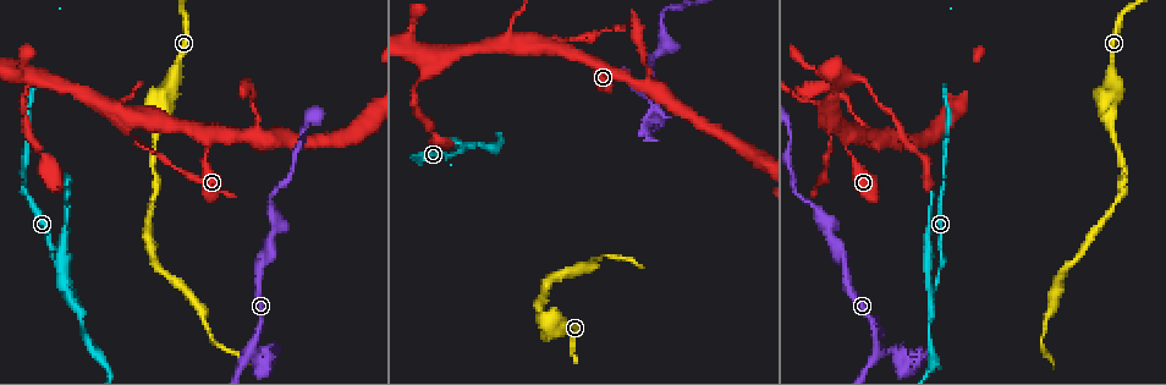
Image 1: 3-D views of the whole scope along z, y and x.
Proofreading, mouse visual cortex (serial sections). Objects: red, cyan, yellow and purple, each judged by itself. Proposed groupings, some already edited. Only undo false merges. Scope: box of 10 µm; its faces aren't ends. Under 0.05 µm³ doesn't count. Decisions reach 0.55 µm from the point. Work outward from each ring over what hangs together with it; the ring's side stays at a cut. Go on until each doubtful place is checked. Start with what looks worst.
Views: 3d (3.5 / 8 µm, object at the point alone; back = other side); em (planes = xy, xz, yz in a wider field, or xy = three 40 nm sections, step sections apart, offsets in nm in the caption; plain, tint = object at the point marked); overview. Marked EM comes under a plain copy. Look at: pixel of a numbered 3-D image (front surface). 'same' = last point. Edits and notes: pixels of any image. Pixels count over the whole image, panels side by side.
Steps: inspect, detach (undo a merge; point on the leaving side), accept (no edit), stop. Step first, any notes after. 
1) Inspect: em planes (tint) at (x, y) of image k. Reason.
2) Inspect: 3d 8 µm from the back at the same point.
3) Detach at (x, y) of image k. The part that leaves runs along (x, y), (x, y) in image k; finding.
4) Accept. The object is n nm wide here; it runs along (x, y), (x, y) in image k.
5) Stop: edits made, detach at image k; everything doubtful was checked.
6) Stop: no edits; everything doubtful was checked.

Inspect: 3d 3.5 µm at (72, 284) of image 1. Sharp bend.

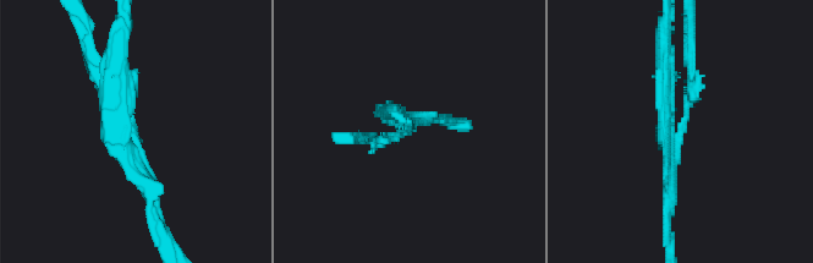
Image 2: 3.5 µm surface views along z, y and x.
Inspect: em xy step 2 (tint) at (129, 133) of image 2. 3 arms meet here; the arms are 150, 200, 250 nm wide; need the tissue.

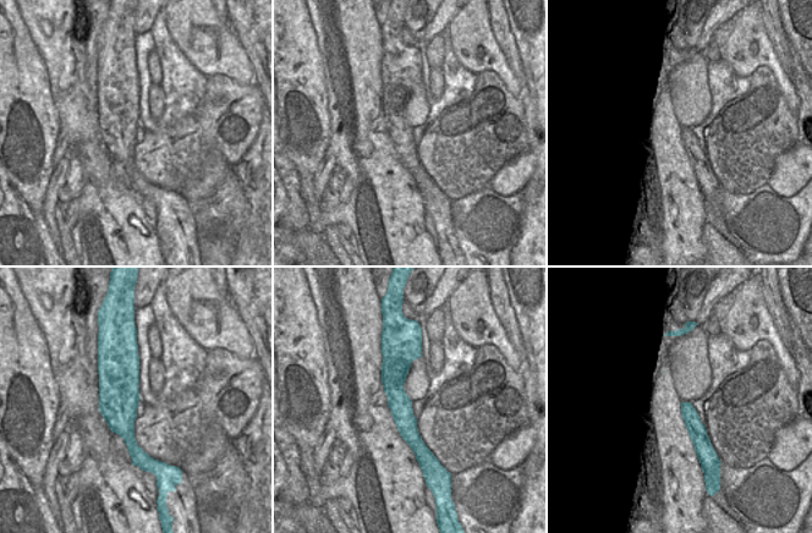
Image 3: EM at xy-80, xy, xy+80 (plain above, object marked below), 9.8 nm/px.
Detach at (660, 103) of image 2. The part that leaves runs along (673, 135), (666, 131), (663, 29) in image 2; a second cell is stuck on.

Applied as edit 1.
Inspect: overview. Redraw.

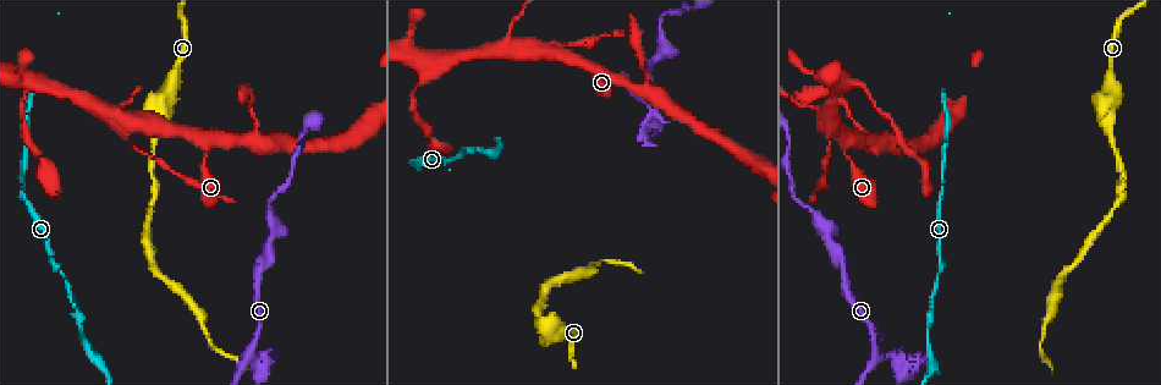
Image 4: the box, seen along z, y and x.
Inspect: 3d 3.5 µm at (250, 350) of image 4. A fork.

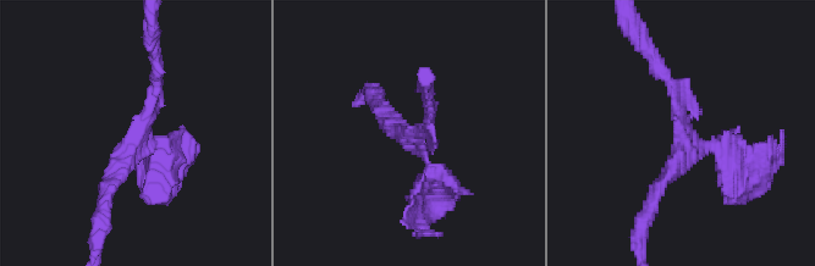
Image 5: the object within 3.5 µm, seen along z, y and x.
Accept. The arms are 200, 200, 200 nm wide; it runs along (654, 57), (684, 136), (732, 170) in image 5; all the same cell.

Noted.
Inspect: 3d 3.5 µm at (1113, 101) of image 4. Arms part here.

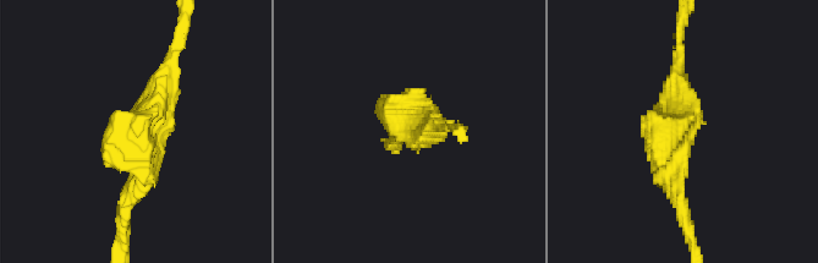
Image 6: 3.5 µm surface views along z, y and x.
Inspect: em xy step 1 (tint) at (677, 129) of image 6. Now the EM.

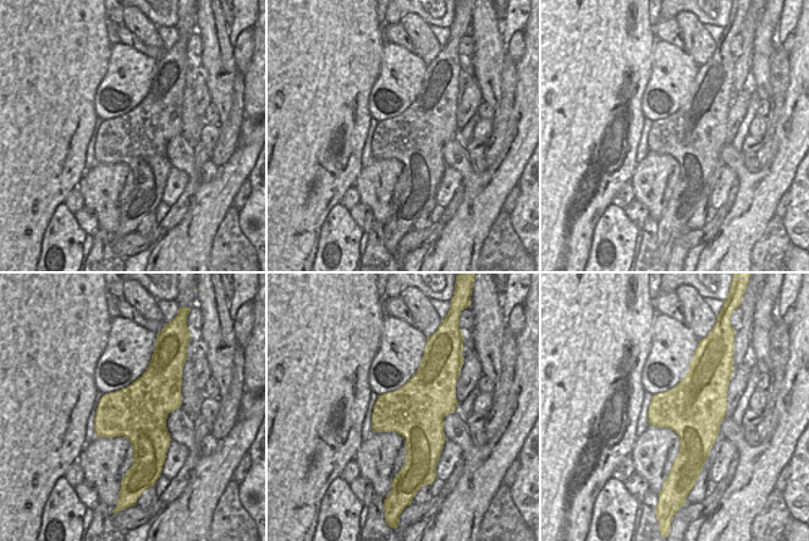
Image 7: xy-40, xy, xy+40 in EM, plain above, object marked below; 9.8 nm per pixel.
Inspect: em xy step 2 (tint) at the same point. Cut it another way.

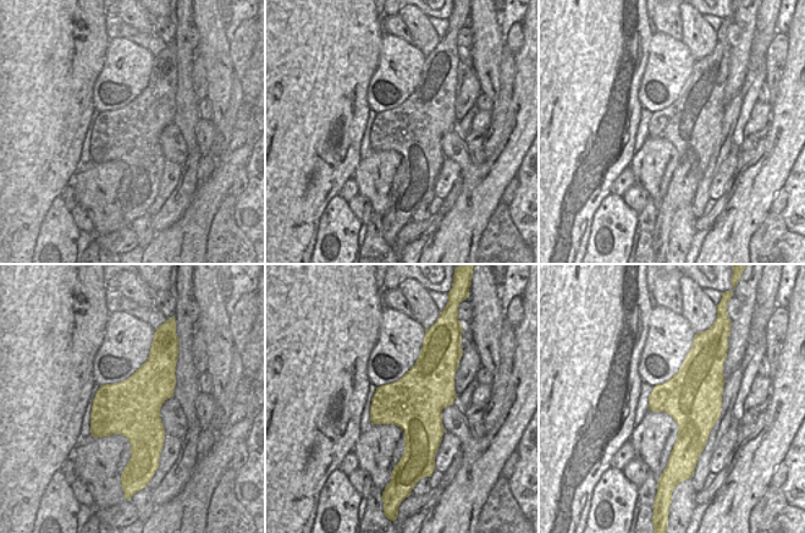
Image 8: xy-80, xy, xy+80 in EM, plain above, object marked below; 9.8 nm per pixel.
Accept. The object is 550 nm wide here; it runs along (171, 53), (126, 203) in image 6; all the same cell.

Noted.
Stop: edits made, detach at image 2; everything doubtful was checked.

